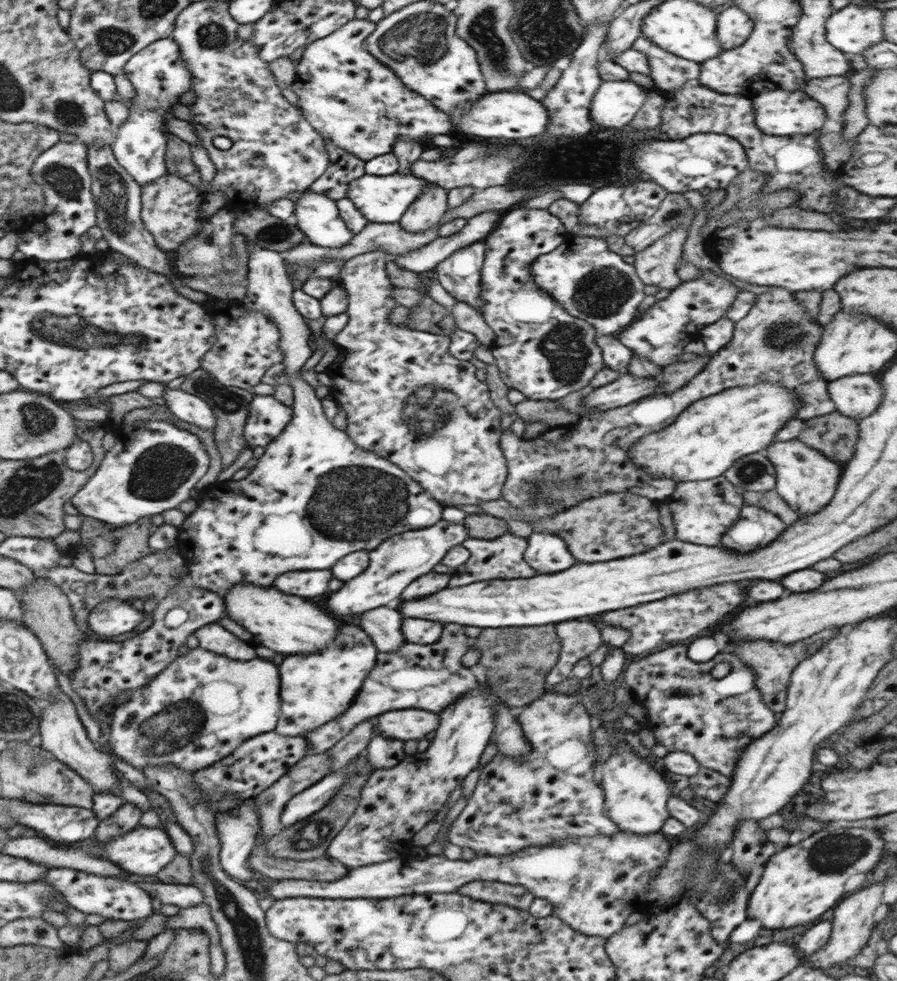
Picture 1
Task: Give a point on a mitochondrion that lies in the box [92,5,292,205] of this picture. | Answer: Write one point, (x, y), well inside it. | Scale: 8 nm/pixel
(209, 34)

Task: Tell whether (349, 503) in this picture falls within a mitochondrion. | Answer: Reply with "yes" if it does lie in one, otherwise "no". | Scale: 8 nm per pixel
yes

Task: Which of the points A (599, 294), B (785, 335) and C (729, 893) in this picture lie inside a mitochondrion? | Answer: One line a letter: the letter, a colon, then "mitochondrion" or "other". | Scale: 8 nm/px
A: mitochondrion
B: mitochondrion
C: mitochondrion

